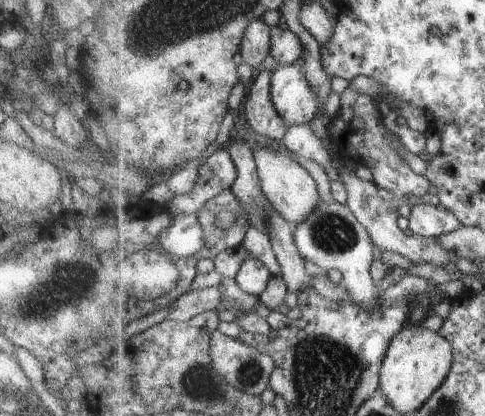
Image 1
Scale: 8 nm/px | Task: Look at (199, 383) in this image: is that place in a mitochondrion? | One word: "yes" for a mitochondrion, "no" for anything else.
yes

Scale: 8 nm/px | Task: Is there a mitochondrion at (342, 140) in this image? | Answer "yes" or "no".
no

